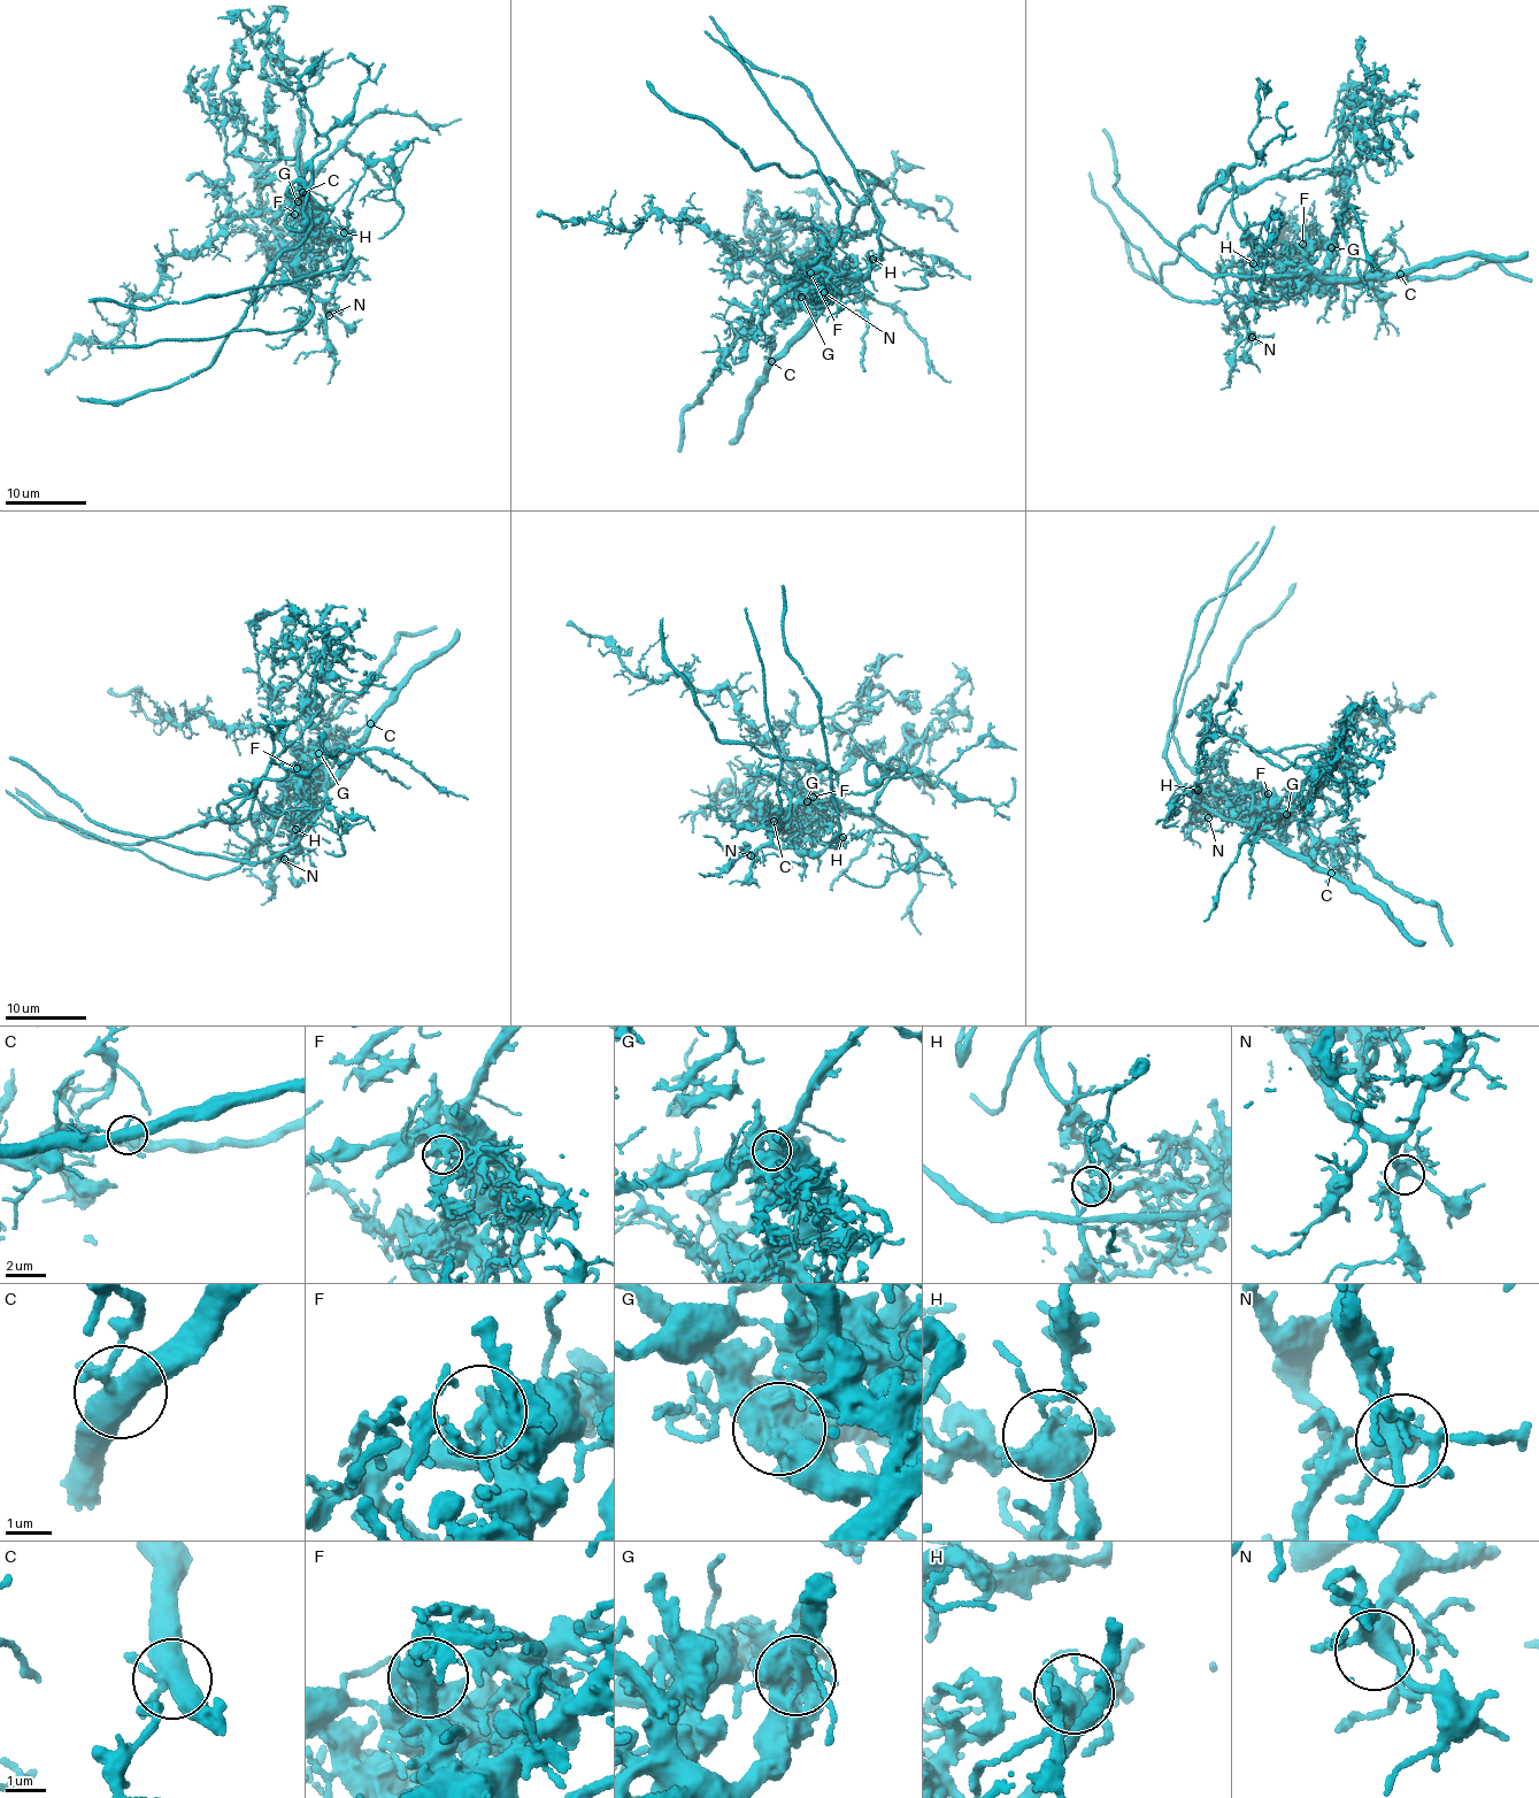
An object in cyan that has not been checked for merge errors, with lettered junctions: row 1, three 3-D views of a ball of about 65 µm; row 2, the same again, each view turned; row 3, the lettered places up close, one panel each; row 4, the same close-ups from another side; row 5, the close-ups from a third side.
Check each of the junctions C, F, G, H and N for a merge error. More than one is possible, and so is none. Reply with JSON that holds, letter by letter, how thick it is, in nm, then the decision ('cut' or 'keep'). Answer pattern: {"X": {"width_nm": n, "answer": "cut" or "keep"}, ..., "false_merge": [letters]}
{"C": {"width_nm": 440, "answer": "cut"}, "F": {"width_nm": 360, "answer": "keep"}, "G": {"width_nm": 700, "answer": "cut"}, "H": {"width_nm": 480, "answer": "cut"}, "N": {"width_nm": 360, "answer": "keep"}, "false_merge": ["C", "G", "H"]}

